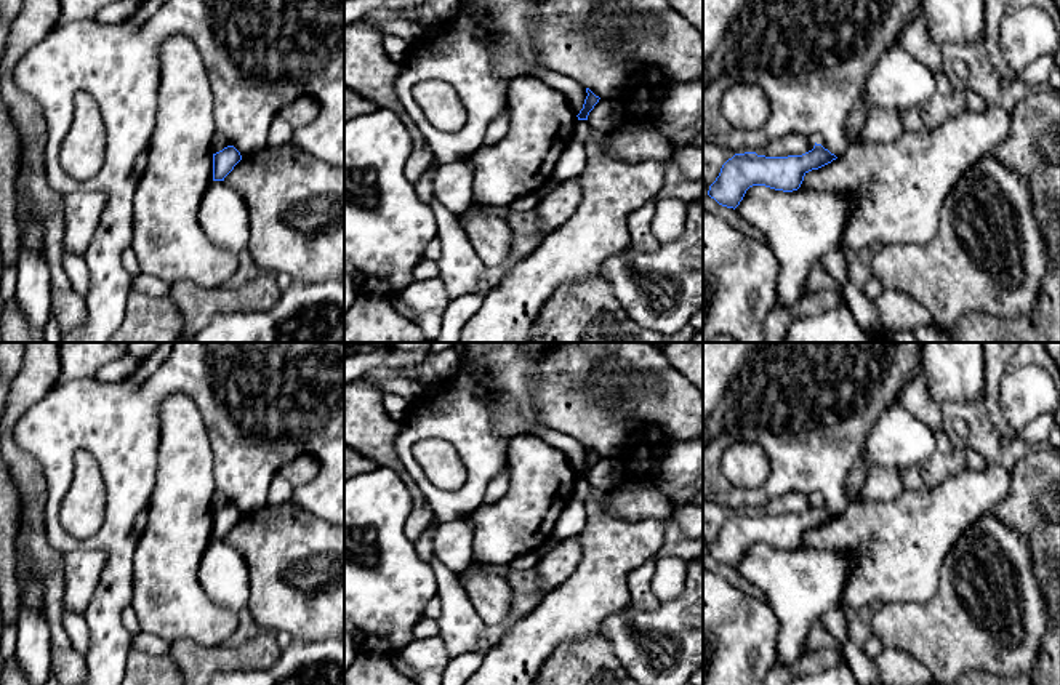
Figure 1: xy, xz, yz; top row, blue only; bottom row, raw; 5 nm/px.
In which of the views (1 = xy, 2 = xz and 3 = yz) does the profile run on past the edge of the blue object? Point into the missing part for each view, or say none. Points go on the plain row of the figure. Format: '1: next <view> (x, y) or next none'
1: next none
2: next none
3: next none

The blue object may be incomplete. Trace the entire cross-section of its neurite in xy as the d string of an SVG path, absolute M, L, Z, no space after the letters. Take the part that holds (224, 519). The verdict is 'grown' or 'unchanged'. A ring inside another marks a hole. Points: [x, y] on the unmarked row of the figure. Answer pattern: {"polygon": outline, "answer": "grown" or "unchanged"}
{"polygon": "M234 504L213 512L213 539L224 539L240 519L242 514Z", "answer": "unchanged"}

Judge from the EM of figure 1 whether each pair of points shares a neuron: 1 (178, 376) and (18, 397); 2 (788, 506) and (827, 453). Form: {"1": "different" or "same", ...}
{"1": "different", "2": "different"}

